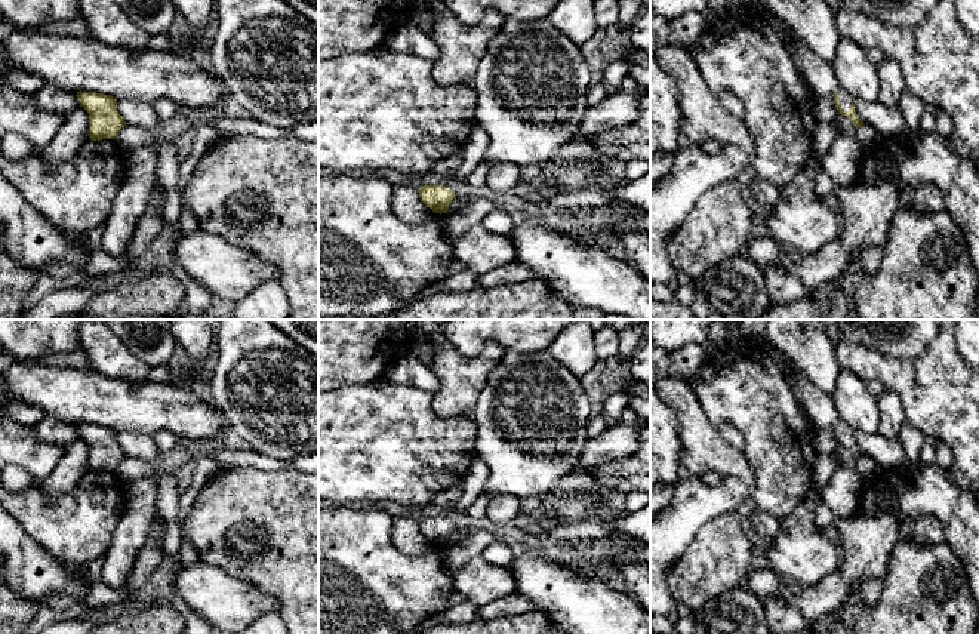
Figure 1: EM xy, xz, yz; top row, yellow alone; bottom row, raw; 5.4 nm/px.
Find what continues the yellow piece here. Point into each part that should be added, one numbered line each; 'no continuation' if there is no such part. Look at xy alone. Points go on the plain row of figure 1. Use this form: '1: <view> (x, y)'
no continuation

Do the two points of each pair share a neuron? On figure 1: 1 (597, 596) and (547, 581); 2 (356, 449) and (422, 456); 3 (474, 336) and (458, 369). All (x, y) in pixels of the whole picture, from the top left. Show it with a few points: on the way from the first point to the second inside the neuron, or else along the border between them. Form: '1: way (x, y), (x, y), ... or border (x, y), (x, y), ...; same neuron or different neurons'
1: way (585, 596), (565, 596), (559, 591); same neuron
2: way (372, 449), (399, 449), (406, 454); same neuron
3: border (496, 342), (488, 342), (476, 356), (452, 348); different neurons

